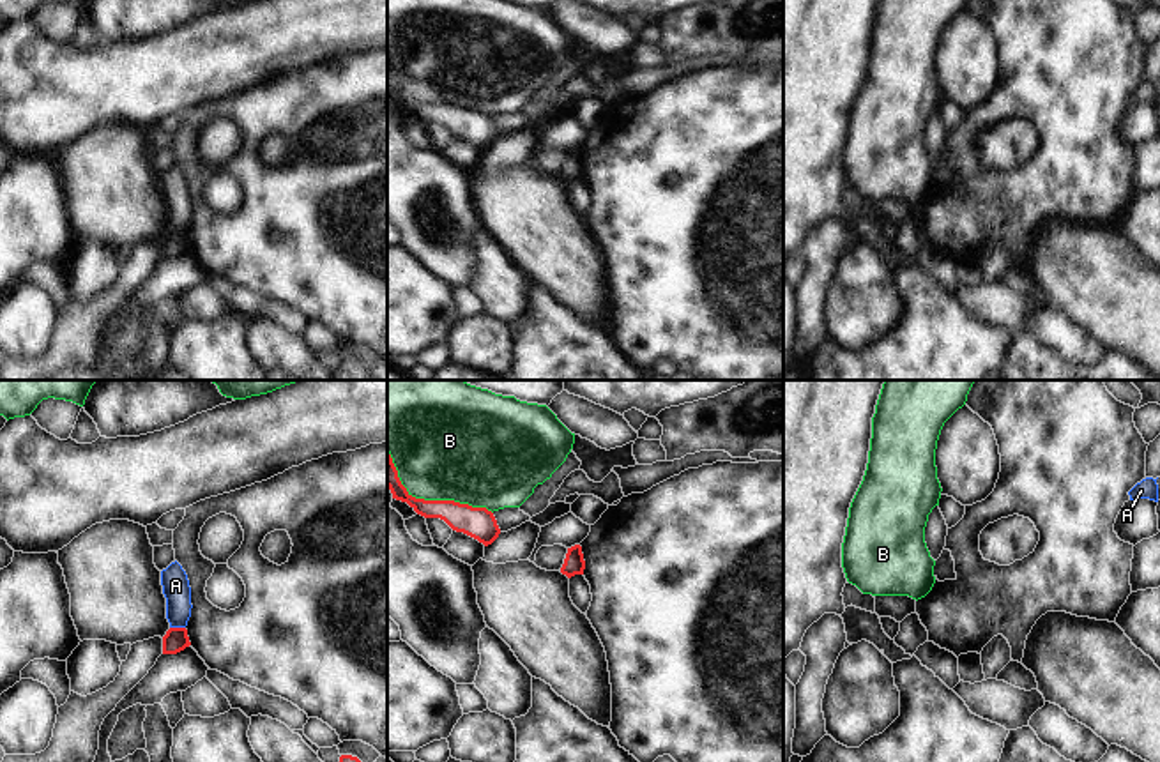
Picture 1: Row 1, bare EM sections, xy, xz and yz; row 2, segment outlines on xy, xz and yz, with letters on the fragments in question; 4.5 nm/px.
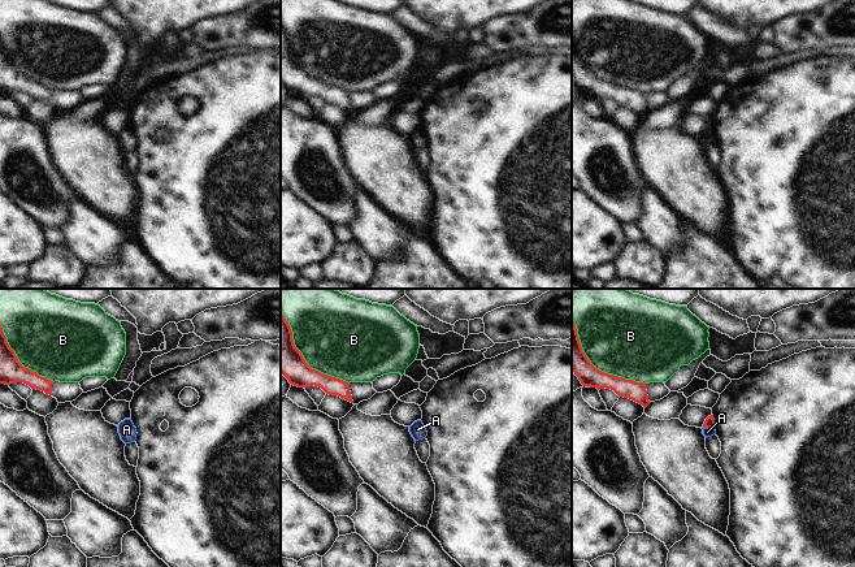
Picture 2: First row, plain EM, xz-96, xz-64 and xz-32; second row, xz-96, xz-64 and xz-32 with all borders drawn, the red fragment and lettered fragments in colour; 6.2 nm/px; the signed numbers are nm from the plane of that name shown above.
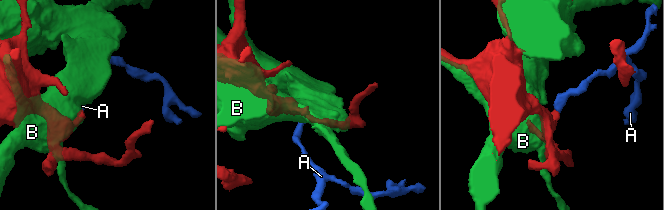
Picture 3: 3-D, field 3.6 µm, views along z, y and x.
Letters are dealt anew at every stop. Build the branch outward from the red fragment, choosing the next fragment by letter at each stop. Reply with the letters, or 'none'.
none

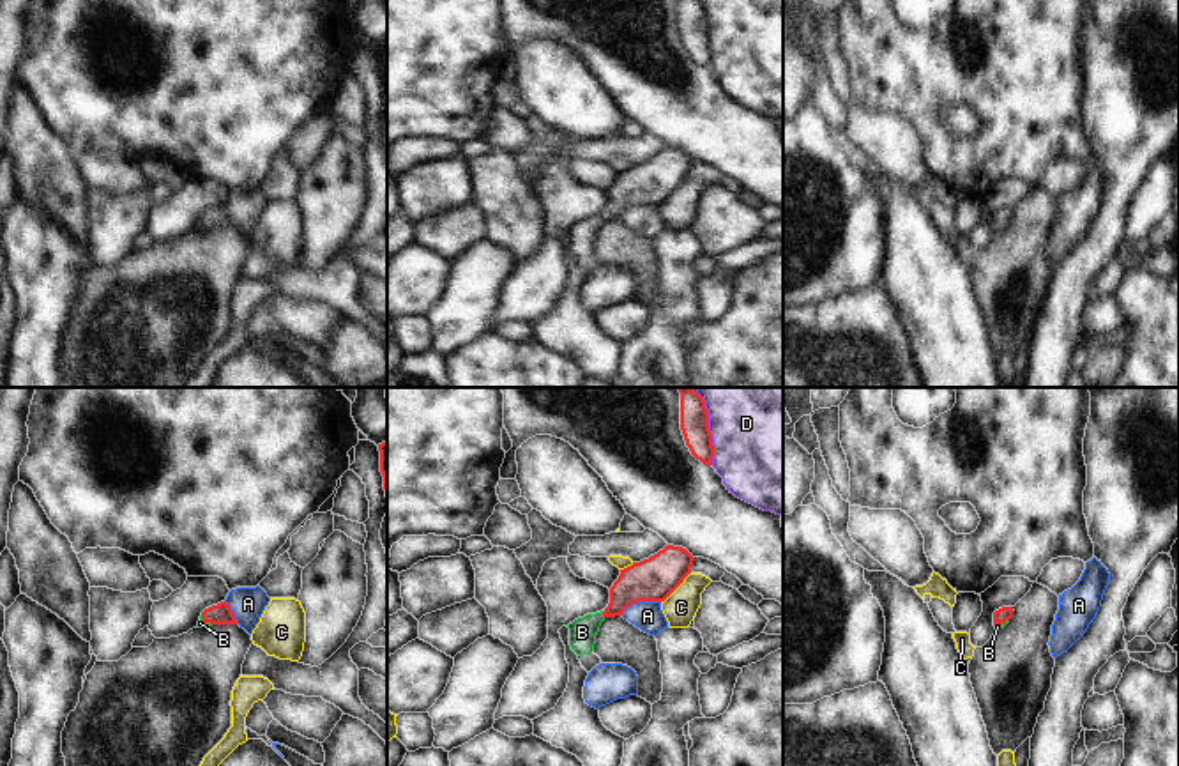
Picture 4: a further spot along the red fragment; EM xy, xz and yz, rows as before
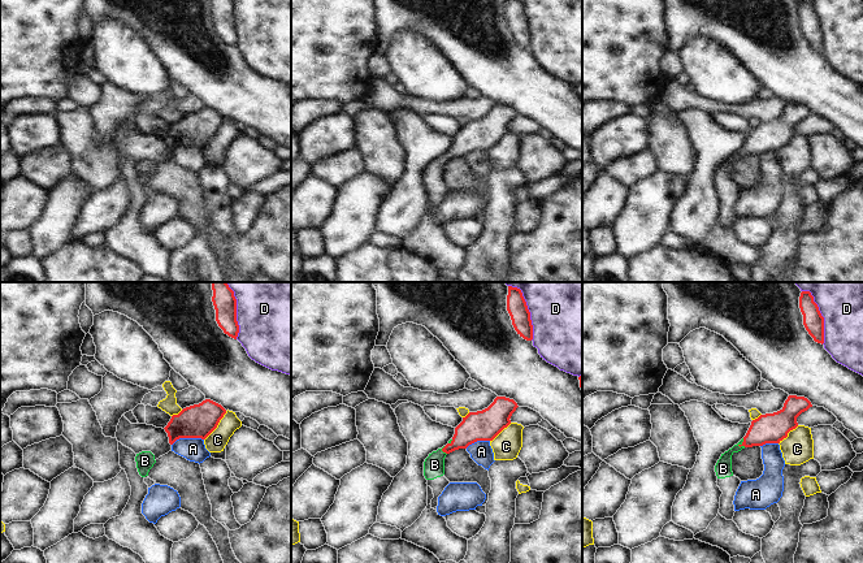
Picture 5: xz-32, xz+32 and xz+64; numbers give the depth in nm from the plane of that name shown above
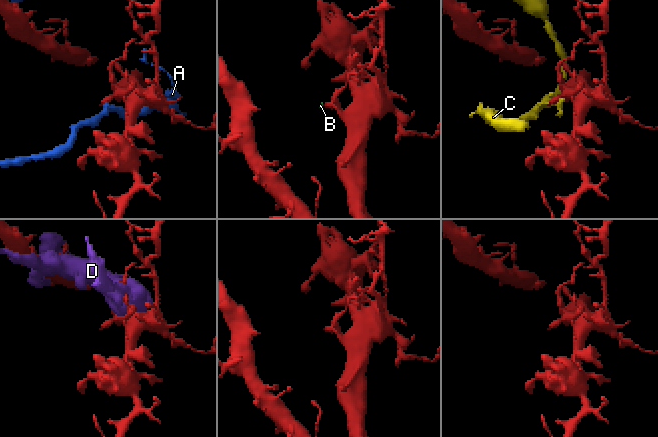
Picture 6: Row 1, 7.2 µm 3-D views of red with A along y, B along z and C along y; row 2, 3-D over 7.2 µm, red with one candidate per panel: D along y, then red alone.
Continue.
B

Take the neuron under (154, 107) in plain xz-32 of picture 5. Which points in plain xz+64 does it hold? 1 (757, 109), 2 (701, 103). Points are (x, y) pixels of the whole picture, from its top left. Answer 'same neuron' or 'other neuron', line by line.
1: same neuron
2: same neuron

